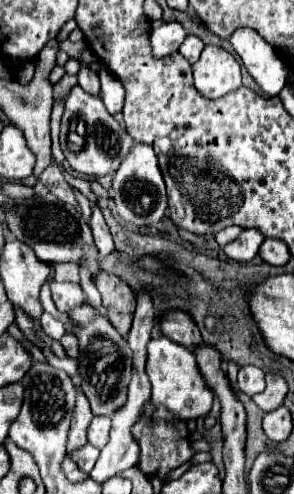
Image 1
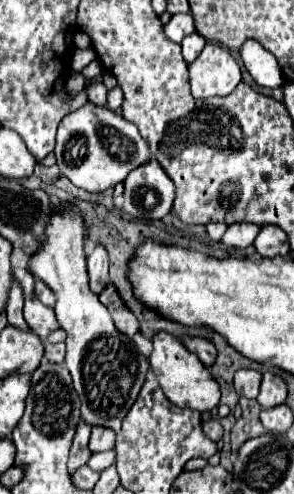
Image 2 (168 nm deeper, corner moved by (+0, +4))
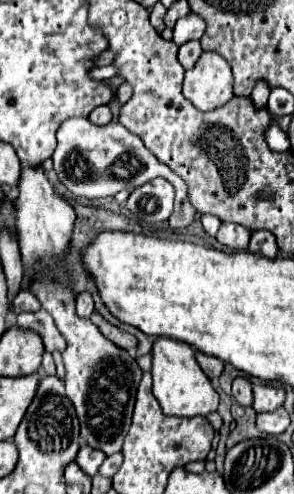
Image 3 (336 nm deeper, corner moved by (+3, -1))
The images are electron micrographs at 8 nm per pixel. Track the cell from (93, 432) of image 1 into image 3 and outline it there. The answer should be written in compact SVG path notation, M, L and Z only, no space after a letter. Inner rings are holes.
M82 445L80 451L78 451L78 457L76 457L76 463L78 463L78 467L80 467L86 475L94 477L94 475L98 473L100 463L102 463L104 459L106 459L106 457L102 455L102 451L96 451L96 449L88 447L88 445Z

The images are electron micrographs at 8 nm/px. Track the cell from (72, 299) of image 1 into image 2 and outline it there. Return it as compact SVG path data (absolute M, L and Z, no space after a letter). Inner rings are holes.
M43 280L35 282L35 294L45 306L51 306L51 308L55 306L55 294L51 294L51 288L47 284L43 284Z

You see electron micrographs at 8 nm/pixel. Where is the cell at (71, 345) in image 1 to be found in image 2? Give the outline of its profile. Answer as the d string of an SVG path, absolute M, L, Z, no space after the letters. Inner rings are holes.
M57 342L57 344L45 344L45 356L55 362L55 364L63 364L65 358L65 342Z

